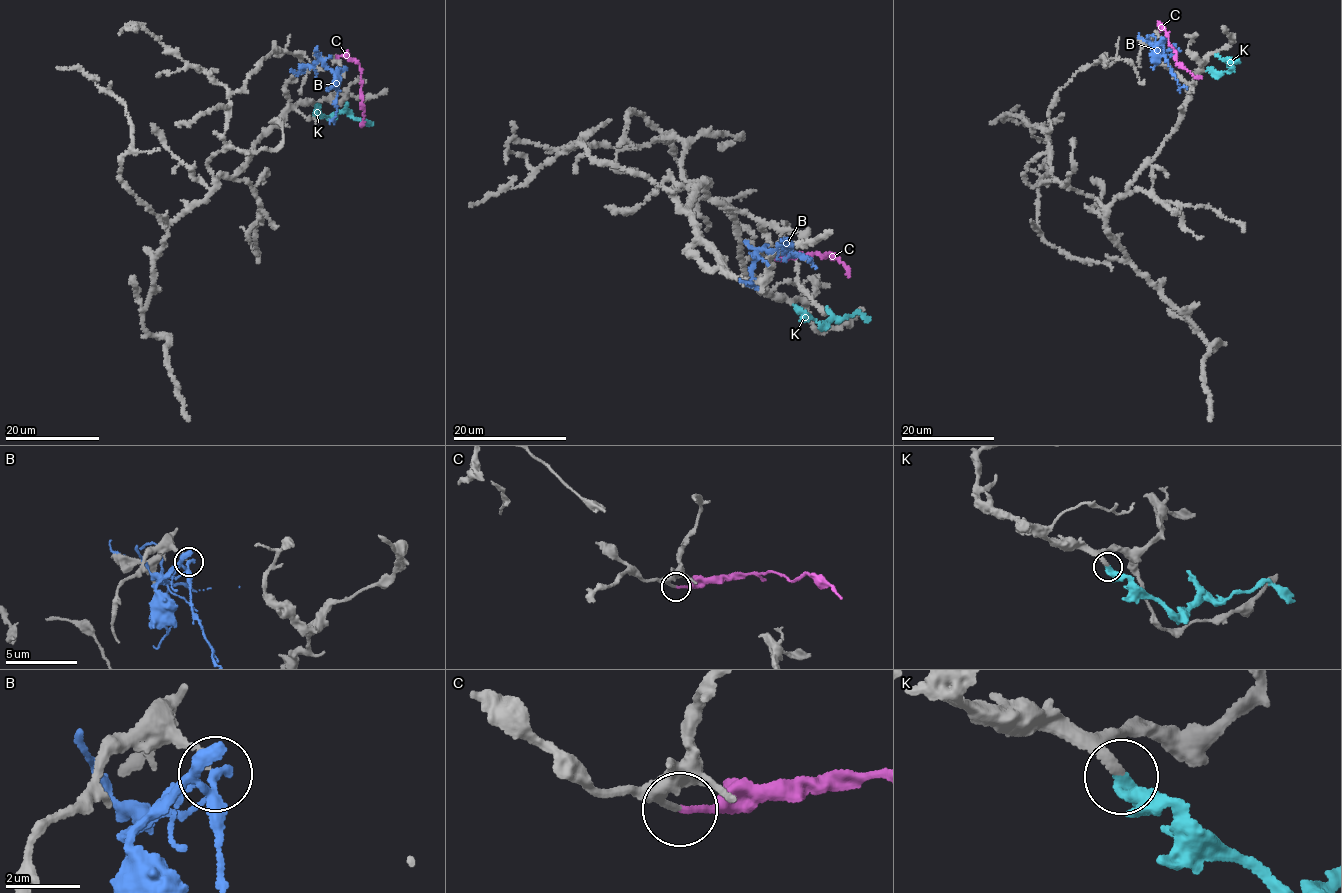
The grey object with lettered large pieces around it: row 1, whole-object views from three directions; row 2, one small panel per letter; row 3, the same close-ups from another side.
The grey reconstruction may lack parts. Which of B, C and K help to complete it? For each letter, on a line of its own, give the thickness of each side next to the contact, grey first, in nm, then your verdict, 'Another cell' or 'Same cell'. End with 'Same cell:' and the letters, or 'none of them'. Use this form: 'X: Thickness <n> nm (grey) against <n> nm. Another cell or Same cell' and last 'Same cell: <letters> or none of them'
B: Thickness 160 nm (grey) against 180 nm. Another cell
C: Thickness 280 nm (grey) against 170 nm. Same cell
K: Thickness 220 nm (grey) against 440 nm. Same cell
Same cell: C, K

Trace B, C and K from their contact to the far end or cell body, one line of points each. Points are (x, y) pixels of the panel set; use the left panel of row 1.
B: (337, 69), (336, 72), (327, 69), (322, 61), (301, 67), (298, 73), (291, 68)
C: (337, 55), (349, 57), (359, 65), (361, 125)
K: (316, 106), (320, 114), (329, 117), (349, 112), (351, 116), (371, 125)

